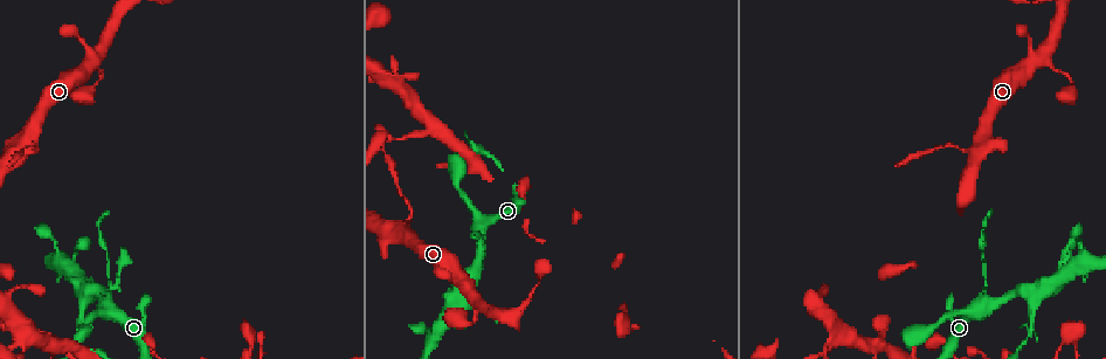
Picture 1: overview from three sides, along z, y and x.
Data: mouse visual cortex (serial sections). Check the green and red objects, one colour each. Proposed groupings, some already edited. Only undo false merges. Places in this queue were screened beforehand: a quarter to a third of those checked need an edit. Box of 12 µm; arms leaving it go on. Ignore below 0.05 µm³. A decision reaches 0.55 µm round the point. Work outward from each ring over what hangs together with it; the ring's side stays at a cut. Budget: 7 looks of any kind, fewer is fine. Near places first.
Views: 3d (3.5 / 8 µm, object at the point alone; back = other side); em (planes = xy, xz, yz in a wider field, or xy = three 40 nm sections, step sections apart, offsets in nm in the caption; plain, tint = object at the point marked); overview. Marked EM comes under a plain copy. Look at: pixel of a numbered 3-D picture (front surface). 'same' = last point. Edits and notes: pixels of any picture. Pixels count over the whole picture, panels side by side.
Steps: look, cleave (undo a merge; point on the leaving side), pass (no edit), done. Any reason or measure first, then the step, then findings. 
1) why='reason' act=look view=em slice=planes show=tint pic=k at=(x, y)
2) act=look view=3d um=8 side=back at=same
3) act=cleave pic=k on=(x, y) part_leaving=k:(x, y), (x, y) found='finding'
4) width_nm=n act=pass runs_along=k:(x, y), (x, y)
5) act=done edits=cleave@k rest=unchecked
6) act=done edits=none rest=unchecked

why='thick turns thin' act=look view=3d um=8 pic=1 at=(451, 275)

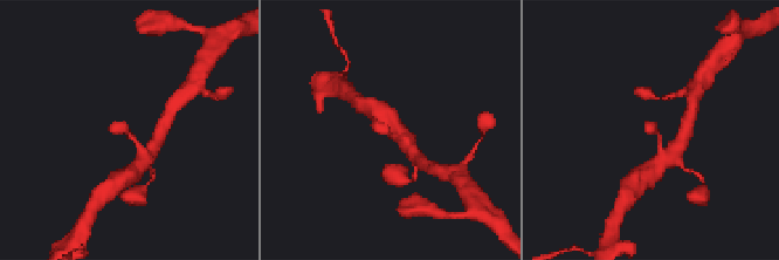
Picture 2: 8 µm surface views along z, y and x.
act=look view=3d um=3.5 pic=2 at=(386, 134)

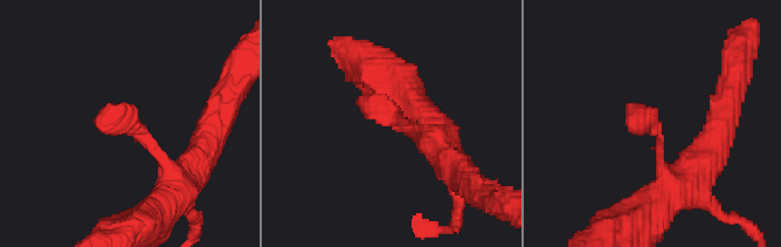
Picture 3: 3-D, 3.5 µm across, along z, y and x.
act=look view=em slice=xy step=5 show=tint pic=3 at=(651, 124)

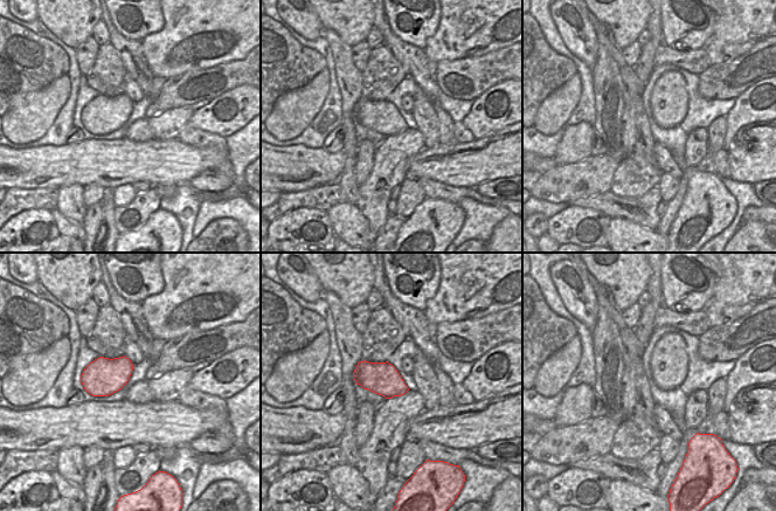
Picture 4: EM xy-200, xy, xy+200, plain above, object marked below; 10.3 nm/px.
act=pass found='one cell here'

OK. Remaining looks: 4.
why='sudden change in width' act=look view=3d um=3.5 pic=1 at=(976, 145)

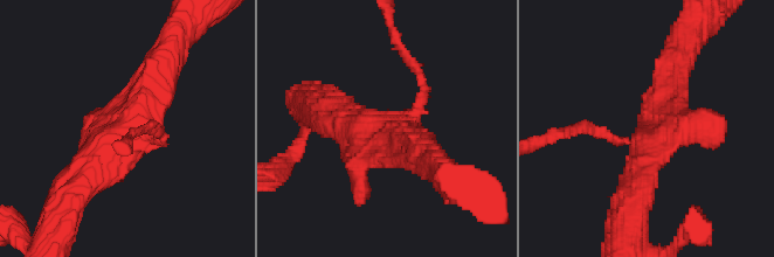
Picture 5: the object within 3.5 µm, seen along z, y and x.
arms=4 arm_widths_nm=150,300,450,450 why='need the tissue' act=look view=em slice=planes show=tint pic=5 at=(140, 136)

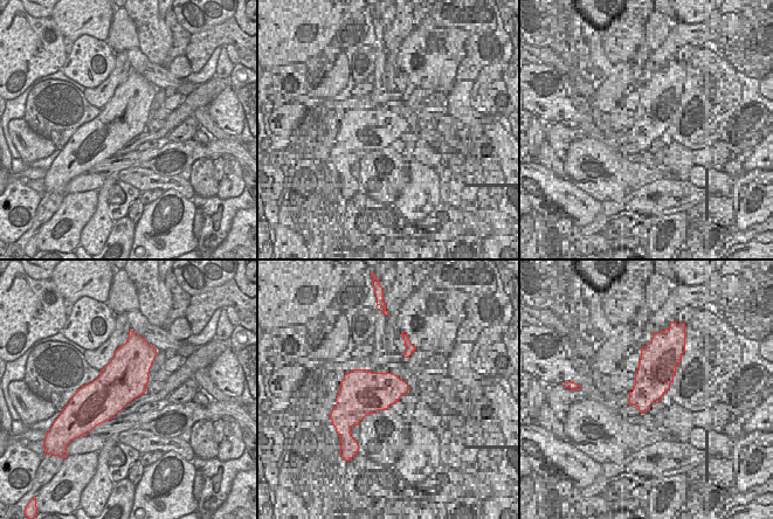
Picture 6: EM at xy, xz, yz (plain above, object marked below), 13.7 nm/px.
act=cleave pic=5 on=(403, 53) part_leaving=5:(424, 89), (393, 28) found='a second cell is stuck on'

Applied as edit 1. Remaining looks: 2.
act=done edits=cleave@5 rest=unchecked

